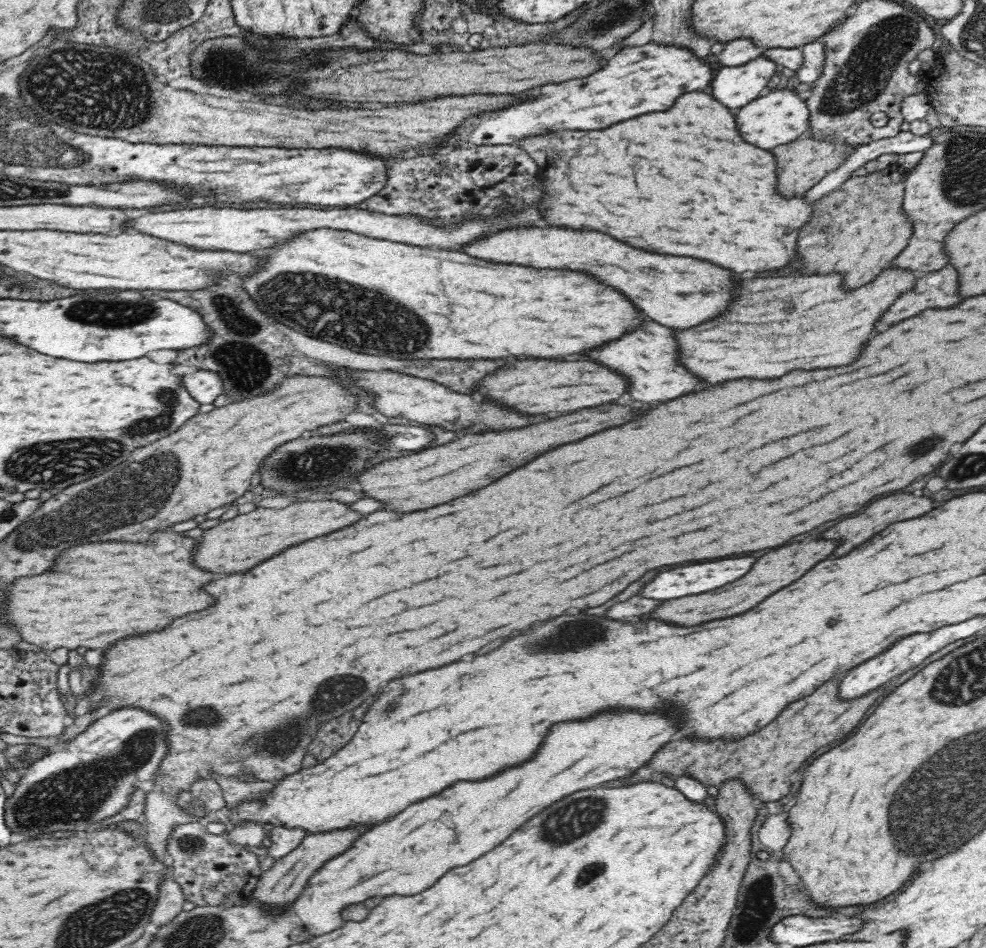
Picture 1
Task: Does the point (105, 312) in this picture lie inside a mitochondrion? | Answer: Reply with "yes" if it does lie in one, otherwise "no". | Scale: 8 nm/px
yes

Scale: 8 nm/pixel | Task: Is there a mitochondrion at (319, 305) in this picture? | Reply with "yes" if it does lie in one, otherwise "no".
yes

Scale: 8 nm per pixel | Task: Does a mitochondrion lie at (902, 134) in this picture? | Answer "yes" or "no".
no

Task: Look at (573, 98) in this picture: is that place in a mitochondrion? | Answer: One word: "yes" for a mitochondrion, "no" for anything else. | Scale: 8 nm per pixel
no

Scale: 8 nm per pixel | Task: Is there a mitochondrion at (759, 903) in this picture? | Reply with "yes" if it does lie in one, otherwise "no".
yes

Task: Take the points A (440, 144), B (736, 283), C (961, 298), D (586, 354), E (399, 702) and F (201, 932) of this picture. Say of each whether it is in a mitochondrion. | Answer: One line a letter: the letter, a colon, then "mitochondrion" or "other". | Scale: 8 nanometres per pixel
A: other
B: other
C: other
D: other
E: mitochondrion
F: mitochondrion

